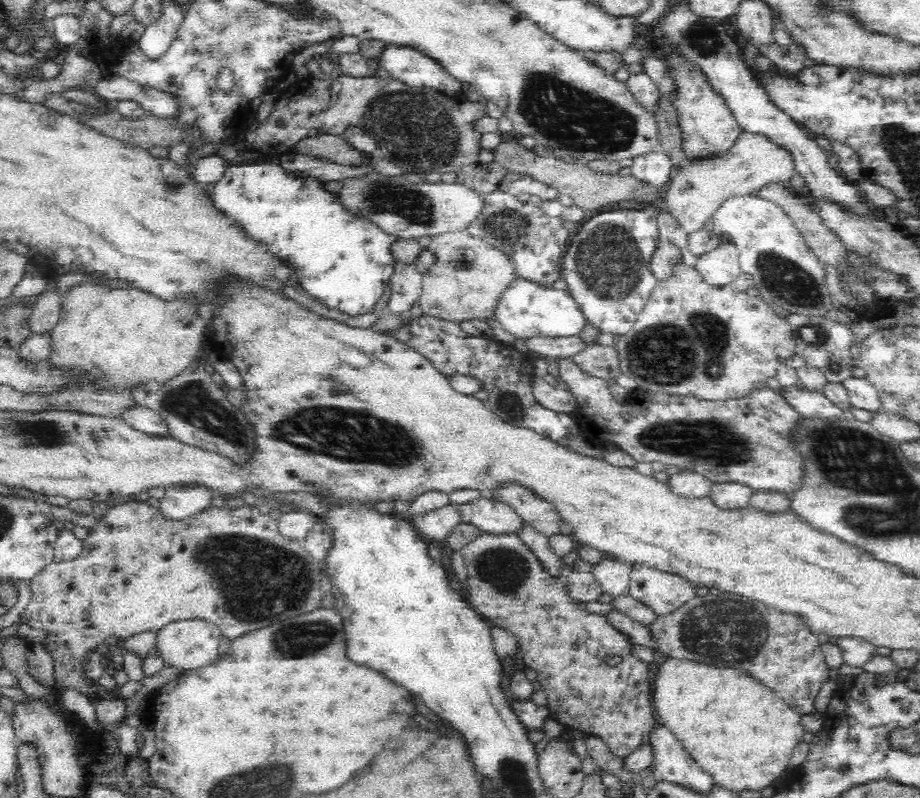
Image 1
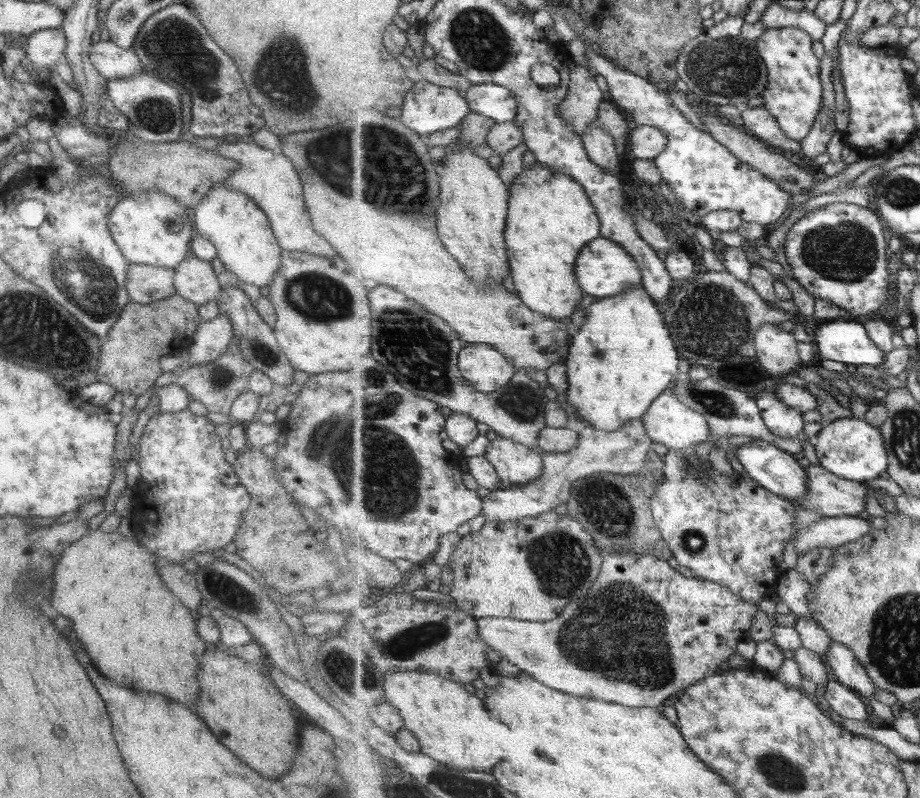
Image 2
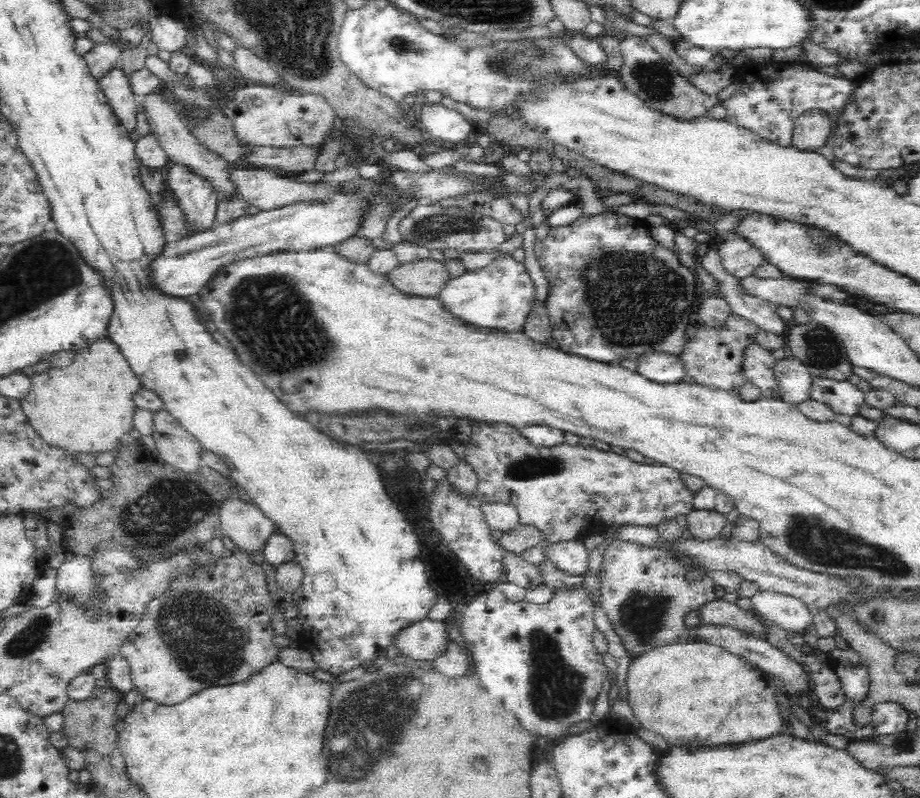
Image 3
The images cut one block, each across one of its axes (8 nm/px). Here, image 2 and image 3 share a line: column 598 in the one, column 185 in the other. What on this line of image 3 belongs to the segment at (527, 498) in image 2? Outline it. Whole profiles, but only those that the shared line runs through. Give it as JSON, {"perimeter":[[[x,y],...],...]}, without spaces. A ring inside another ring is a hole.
{"perimeter":[[[163,409],[154,414],[154,432],[151,435],[157,446],[157,458],[186,474],[200,470],[201,443],[168,411]]]}

